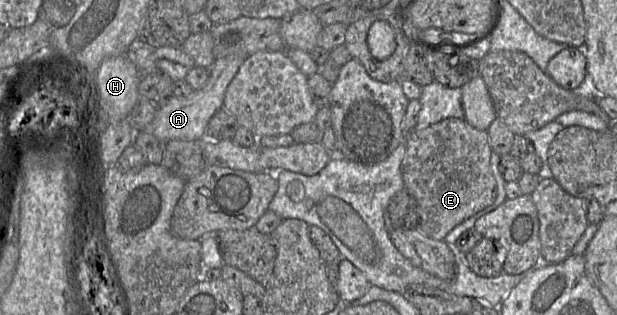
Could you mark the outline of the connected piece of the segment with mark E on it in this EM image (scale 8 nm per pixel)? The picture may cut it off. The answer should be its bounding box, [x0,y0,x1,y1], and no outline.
[401,118,497,240]

